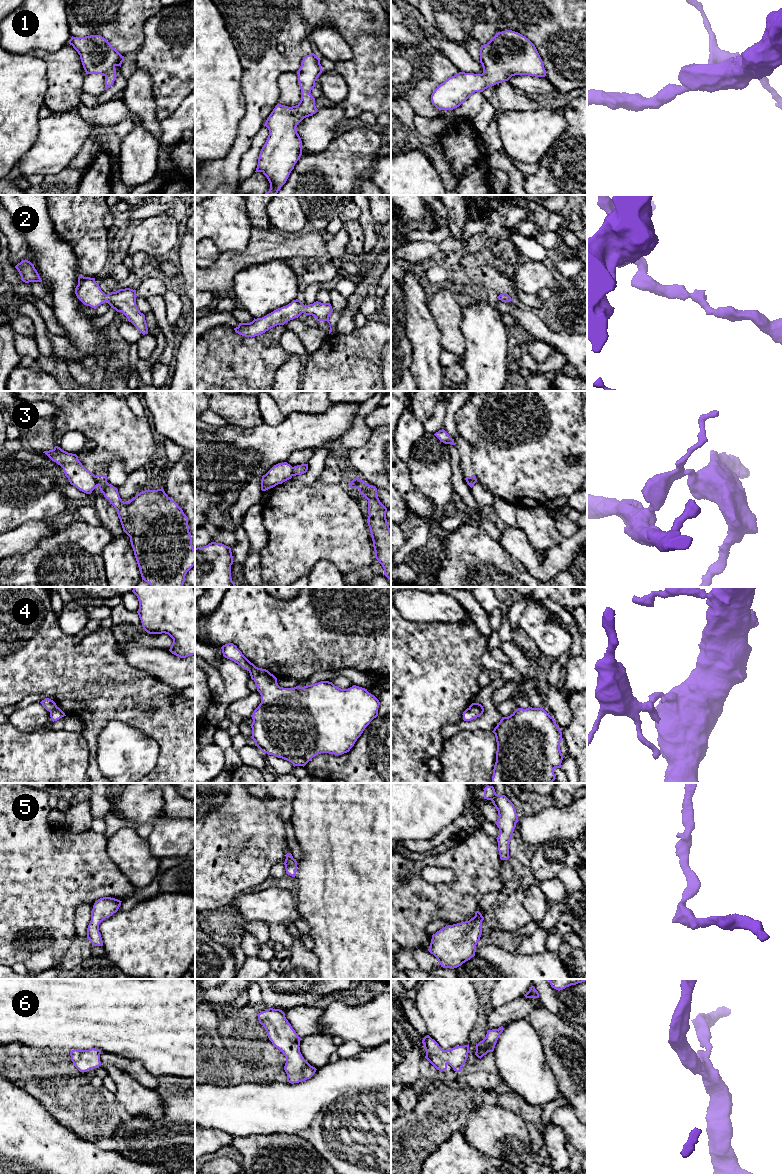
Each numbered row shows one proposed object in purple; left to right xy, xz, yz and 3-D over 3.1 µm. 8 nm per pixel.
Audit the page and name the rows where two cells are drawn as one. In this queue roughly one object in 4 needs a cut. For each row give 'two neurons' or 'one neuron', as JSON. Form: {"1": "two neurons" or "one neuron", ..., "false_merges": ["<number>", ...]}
{"1": "one neuron", "2": "one neuron", "3": "two neurons", "4": "two neurons", "5": "one neuron", "6": "one neuron", "false_merges": ["3", "4"]}

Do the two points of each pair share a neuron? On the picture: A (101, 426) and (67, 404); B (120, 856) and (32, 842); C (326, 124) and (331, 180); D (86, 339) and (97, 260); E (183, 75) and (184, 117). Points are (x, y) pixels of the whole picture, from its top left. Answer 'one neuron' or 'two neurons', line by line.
A: one neuron
B: two neurons
C: two neurons
D: two neurons
E: two neurons

